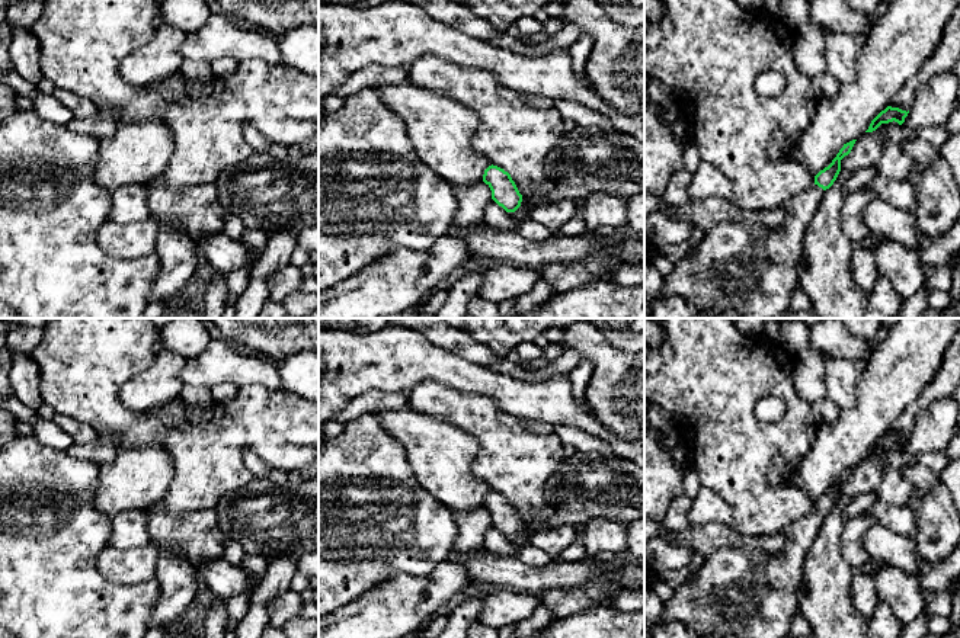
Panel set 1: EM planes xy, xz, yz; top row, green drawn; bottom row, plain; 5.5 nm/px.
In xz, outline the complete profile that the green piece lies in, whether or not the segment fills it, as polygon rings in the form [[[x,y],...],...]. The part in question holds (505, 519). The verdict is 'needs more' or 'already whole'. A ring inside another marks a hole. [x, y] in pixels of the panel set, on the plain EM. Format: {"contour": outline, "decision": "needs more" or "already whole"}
{"contour": [[[489,491],[484,496],[483,507],[492,516],[492,525],[502,532],[506,538],[515,538],[522,528],[522,520],[519,519],[511,500],[497,491]]], "decision": "already whole"}

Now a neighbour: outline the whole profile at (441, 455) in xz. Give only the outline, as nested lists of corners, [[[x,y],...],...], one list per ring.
[[[410,401],[403,408],[375,413],[381,426],[406,449],[409,465],[422,488],[433,498],[455,512],[471,512],[483,507],[484,496],[492,488],[473,474],[473,461],[479,455],[479,442],[447,421],[429,417],[412,408]]]

